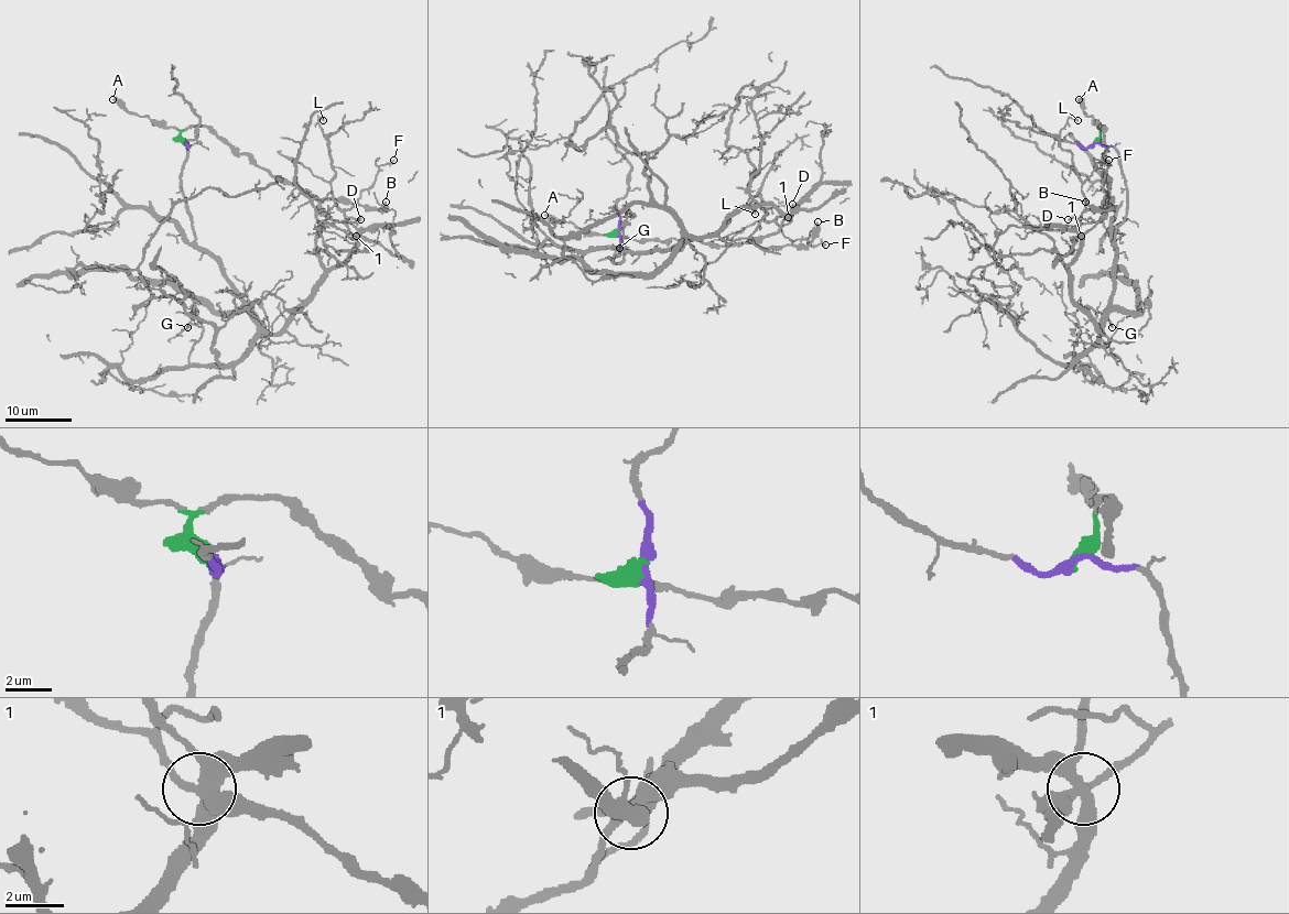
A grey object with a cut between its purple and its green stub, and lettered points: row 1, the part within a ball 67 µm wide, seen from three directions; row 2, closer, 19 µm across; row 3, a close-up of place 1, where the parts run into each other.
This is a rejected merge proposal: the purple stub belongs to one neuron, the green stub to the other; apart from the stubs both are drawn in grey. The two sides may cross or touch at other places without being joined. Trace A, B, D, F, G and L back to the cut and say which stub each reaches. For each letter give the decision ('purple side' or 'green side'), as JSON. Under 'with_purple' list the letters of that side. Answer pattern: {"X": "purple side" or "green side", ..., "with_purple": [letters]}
{"A": "green side", "B": "green side", "D": "green side", "F": "purple side", "G": "purple side", "L": "purple side", "with_purple": ["F", "G", "L"]}

